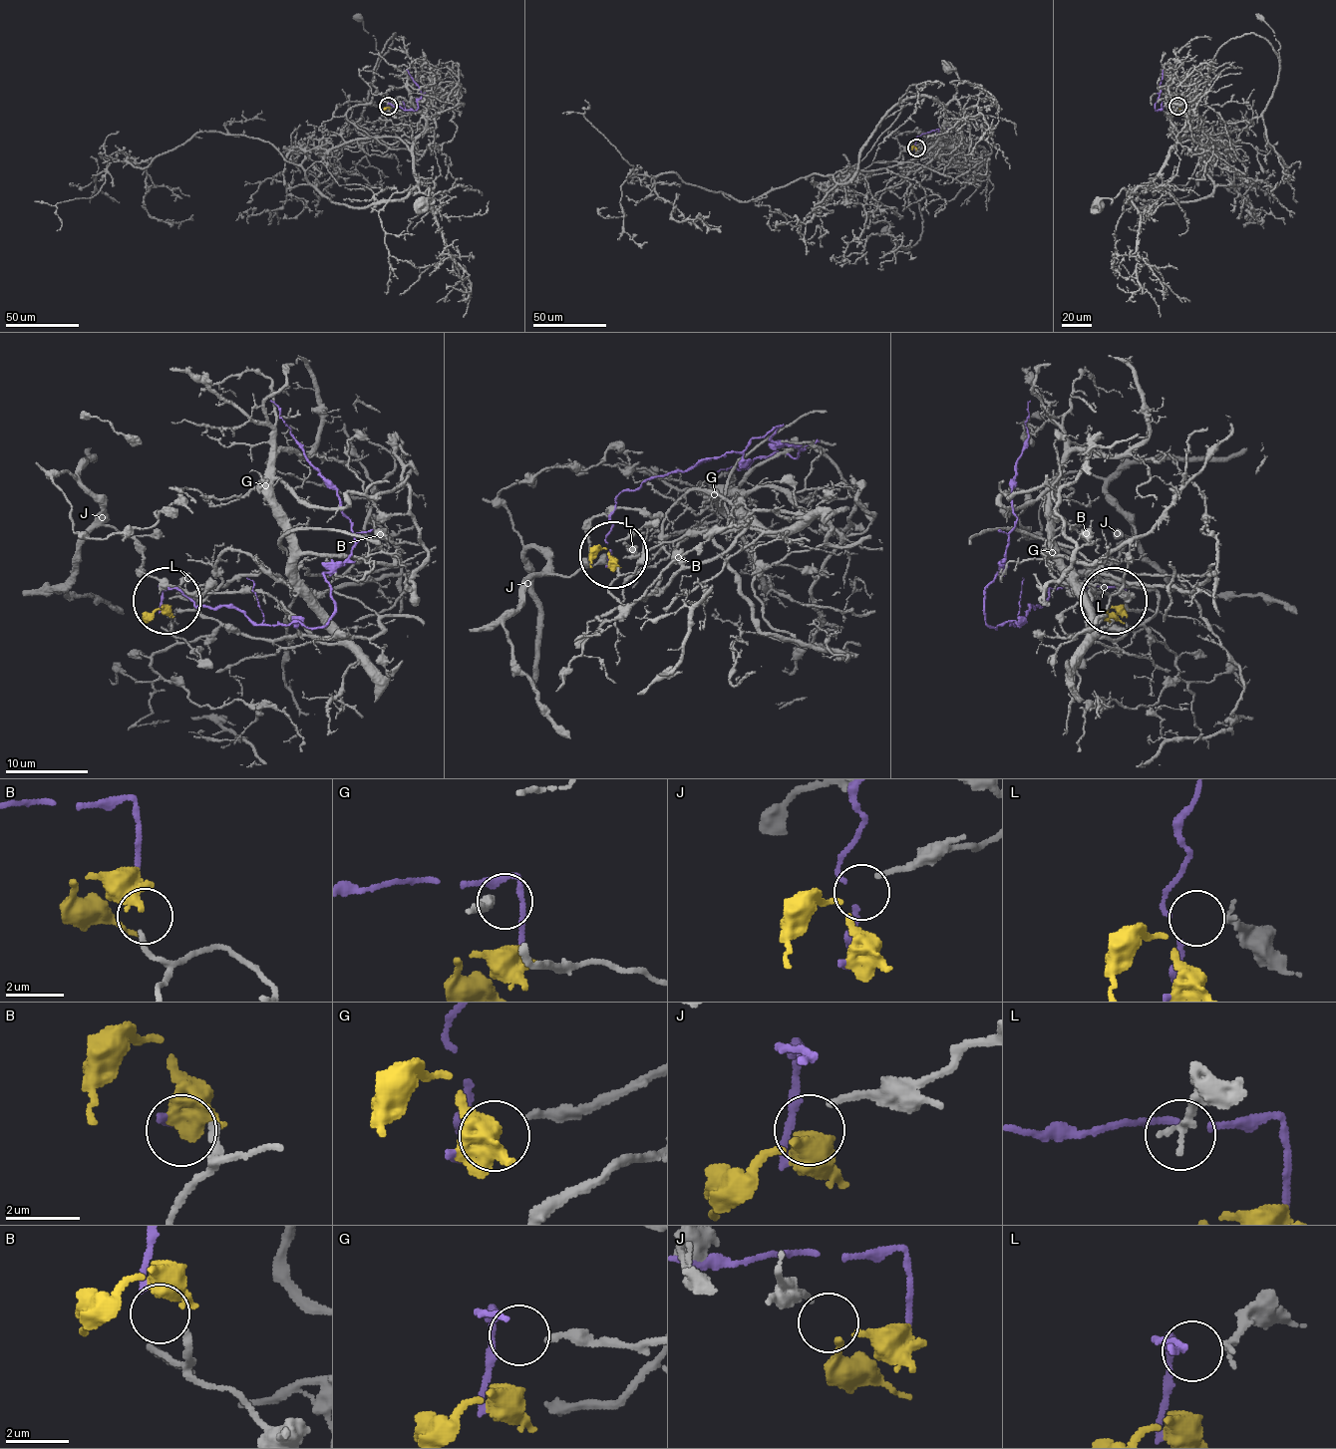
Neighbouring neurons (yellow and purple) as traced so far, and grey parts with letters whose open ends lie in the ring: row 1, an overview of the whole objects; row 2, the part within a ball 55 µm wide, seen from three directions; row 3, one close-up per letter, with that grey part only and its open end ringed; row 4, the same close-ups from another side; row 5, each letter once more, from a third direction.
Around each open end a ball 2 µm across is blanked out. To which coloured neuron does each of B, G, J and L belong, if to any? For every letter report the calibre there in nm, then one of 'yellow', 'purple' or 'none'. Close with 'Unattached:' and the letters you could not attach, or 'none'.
B: calibre 200 nm; purple
G: calibre 240 nm; none
J: calibre 190 nm; yellow
L: calibre 260 nm; none
Unattached: G, L

